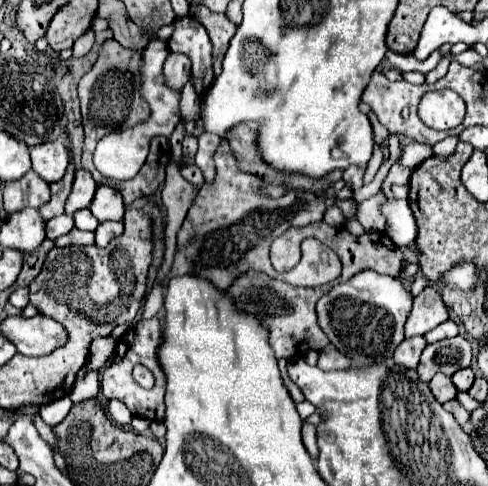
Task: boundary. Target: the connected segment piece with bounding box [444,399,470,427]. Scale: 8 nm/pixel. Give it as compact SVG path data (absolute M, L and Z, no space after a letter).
M452 399L452 401L444 403L444 409L446 409L446 411L450 411L462 427L466 427L466 425L470 423L470 413L468 413L468 411L466 411L466 409L456 401L456 399Z

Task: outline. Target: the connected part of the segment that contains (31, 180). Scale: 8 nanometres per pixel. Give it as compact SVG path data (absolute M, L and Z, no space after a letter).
M28 171L22 179L4 185L2 201L8 213L22 211L26 207L40 209L44 203L50 201L50 189L48 183L42 181L34 171Z

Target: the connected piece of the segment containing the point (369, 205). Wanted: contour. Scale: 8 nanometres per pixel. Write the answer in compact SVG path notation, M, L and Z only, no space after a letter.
M378 191L374 197L358 205L358 221L366 231L384 231L386 219L380 213L380 203L384 201L384 191Z

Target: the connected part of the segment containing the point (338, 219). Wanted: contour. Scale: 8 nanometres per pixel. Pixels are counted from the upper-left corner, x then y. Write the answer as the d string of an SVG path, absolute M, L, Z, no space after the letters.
M332 205L332 207L328 207L326 213L324 213L324 221L326 221L328 225L340 227L342 221L344 221L344 215L342 215L342 211L340 211L336 205Z

